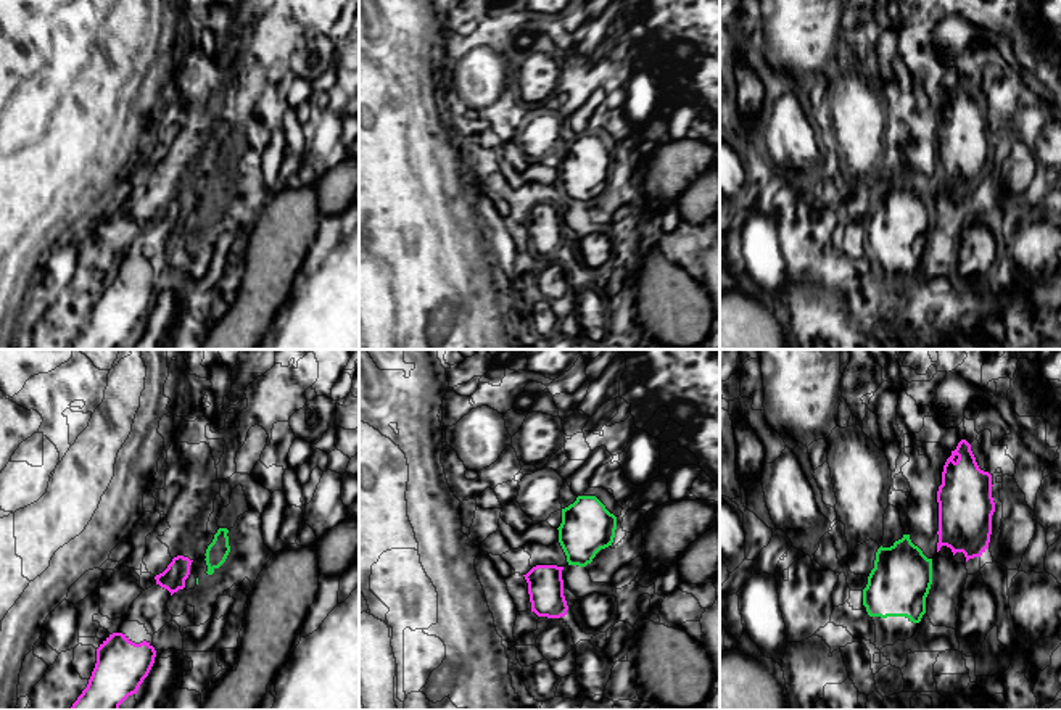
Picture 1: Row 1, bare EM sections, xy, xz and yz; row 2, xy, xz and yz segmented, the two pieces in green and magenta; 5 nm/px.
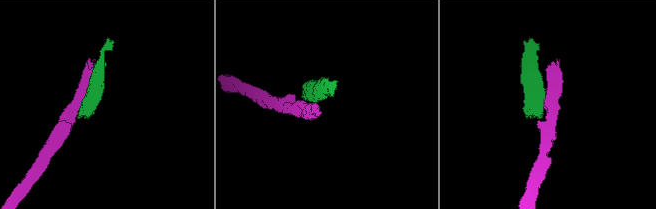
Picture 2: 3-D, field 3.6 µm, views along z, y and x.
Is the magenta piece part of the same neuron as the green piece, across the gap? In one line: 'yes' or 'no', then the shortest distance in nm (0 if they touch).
no; gap 40 nm

